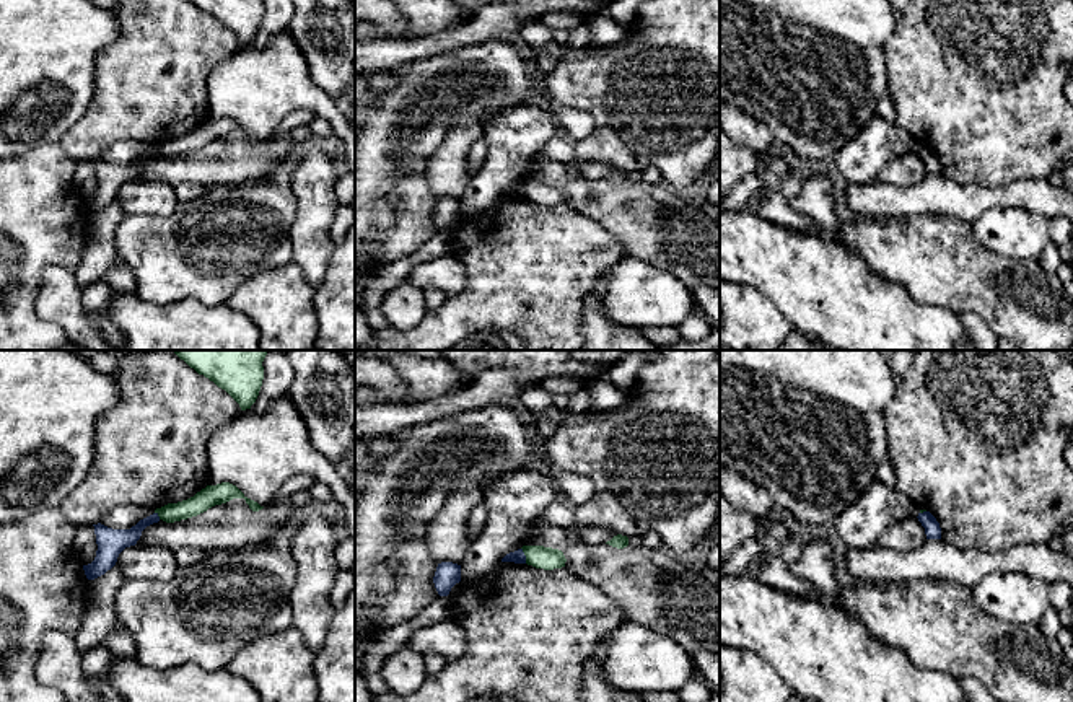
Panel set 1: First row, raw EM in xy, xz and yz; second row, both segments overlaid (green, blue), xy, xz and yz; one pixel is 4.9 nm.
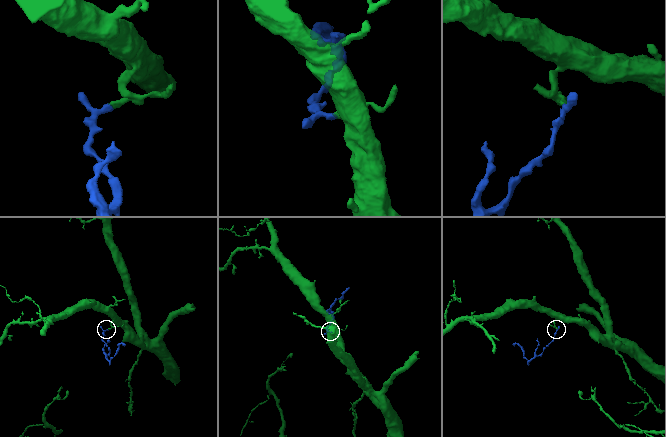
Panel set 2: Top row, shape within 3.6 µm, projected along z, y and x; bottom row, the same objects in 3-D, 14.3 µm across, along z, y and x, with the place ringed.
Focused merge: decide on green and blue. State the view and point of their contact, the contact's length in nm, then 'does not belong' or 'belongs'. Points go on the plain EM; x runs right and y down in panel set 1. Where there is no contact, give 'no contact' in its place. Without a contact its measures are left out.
xz (525, 189) | 80 nm | does not belong

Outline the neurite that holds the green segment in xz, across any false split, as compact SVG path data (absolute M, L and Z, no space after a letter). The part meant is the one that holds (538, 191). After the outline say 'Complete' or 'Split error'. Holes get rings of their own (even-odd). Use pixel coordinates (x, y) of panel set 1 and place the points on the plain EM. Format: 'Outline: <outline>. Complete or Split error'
Outline: M523 181L526 199L536 204L554 205L565 202L565 191L558 184L544 181Z. Complete

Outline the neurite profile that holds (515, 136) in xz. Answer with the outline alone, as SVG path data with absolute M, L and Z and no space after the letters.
M537 104L488 117L480 127L488 155L462 195L461 217L488 208L506 189L521 184L531 158L560 132L555 116Z

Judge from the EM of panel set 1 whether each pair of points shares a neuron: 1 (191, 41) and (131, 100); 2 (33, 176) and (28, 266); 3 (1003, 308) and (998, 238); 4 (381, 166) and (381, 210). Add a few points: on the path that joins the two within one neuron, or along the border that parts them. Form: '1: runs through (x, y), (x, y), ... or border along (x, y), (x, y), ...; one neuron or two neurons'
1: runs through (176, 52), (145, 85); one neuron
2: runs through (31, 199), (28, 204), (28, 243); one neuron
3: border along (971, 232), (985, 248), (1000, 256), (1024, 263); two neurons
4: runs through (378, 178), (378, 199); one neuron

